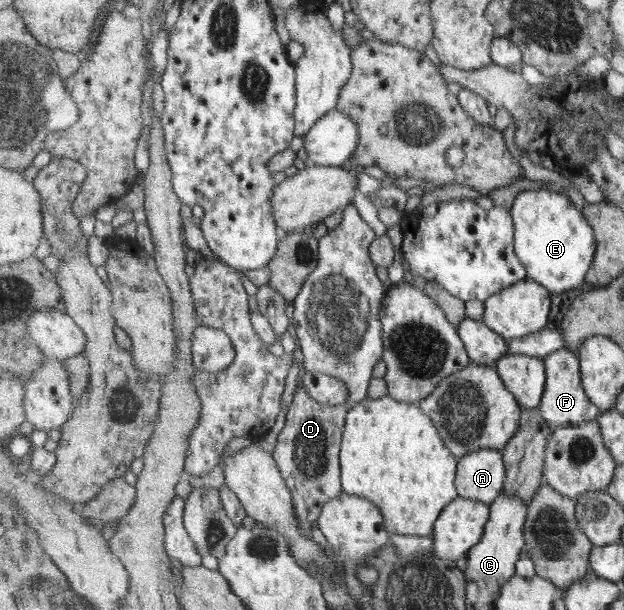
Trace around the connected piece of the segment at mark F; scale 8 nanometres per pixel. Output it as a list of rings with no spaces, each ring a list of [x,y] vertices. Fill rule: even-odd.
[[[564,347],[544,357],[544,360],[547,366],[547,388],[538,407],[549,425],[554,429],[561,429],[597,420],[602,411],[591,401],[584,388],[578,354]]]

